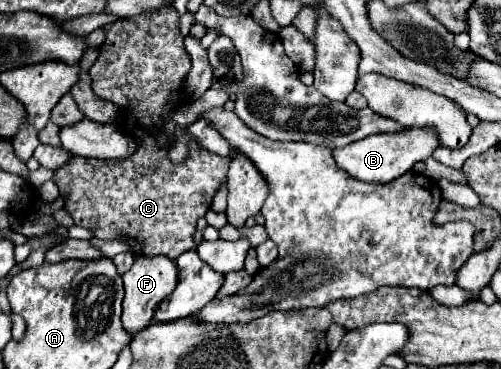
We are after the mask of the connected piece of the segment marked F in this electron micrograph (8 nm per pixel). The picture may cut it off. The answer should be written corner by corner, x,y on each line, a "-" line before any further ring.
140,255
140,257
136,257
132,269
122,275
122,279
124,279
124,291
126,291
124,303
122,303
122,307
124,307
122,325
130,335
134,335
136,331
142,331
144,327
152,325
152,317
154,317
158,303
176,289
178,269
176,269
176,263
164,255
160,255
160,257

